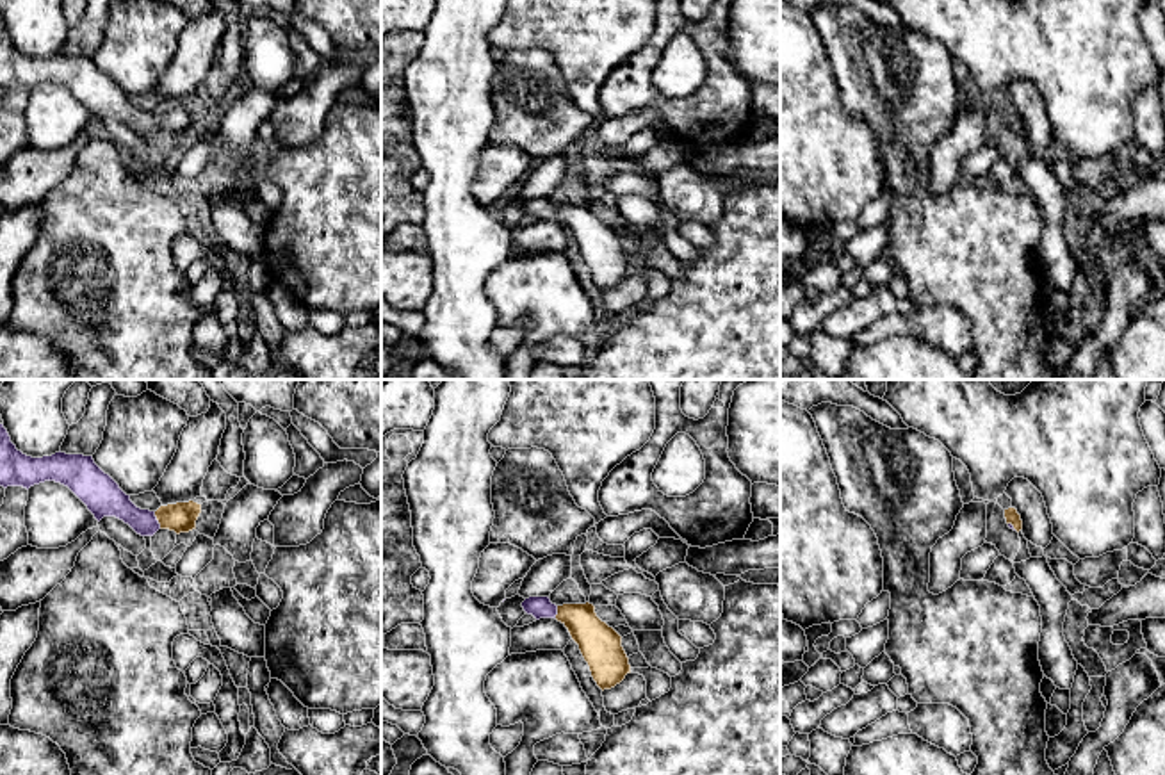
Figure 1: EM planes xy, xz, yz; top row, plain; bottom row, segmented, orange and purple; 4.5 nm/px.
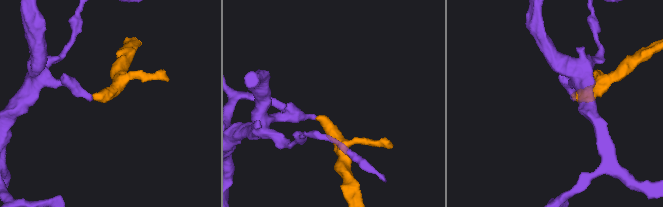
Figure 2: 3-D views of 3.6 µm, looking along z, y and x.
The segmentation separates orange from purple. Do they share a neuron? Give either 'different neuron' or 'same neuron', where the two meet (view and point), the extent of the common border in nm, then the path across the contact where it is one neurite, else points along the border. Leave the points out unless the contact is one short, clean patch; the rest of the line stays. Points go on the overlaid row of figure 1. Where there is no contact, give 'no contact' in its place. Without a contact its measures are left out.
same neuron; contact xy (157, 519); length 90 nm; way xy (180, 517), (157, 519), (138, 519), (105, 499)

